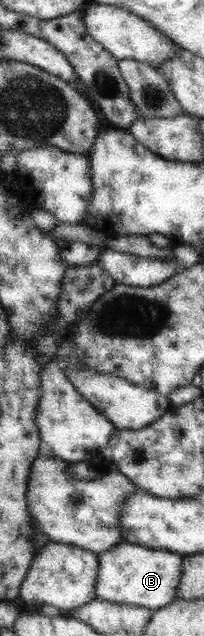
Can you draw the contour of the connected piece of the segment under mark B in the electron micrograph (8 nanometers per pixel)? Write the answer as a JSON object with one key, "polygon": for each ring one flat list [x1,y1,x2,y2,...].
{"polygon":[[122,541,110,550,97,555,98,575,95,593,98,599,108,602,136,605,154,612,177,598,176,591,182,576,184,556,157,548,148,548]]}

